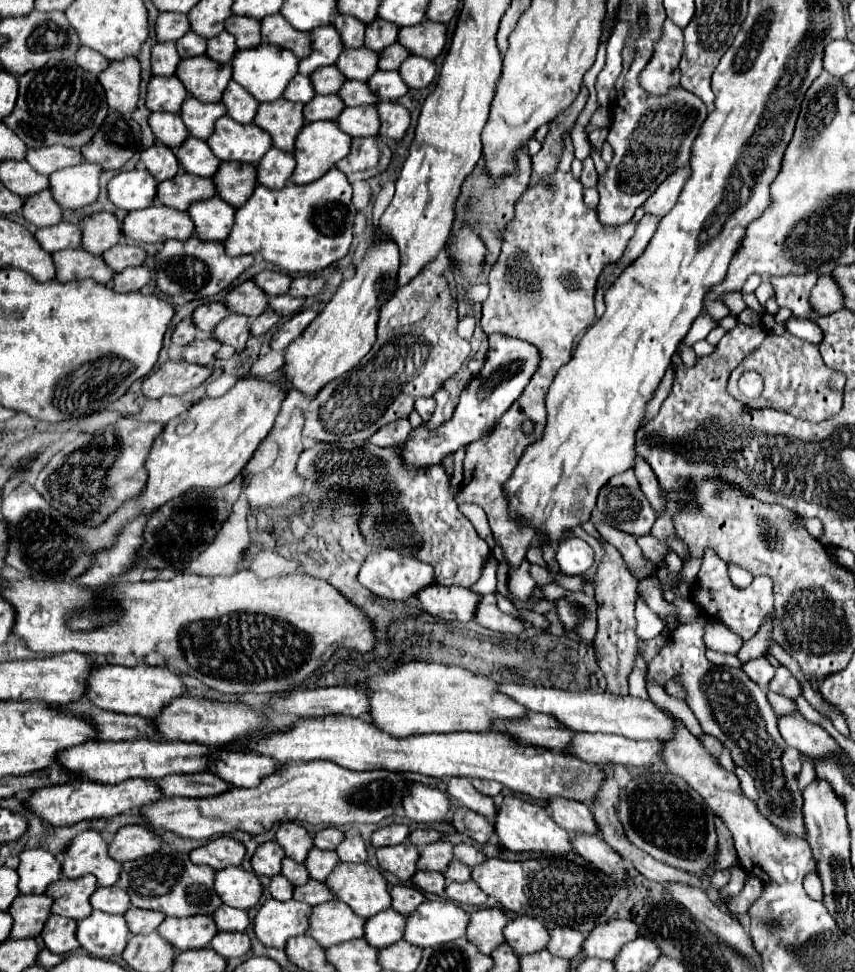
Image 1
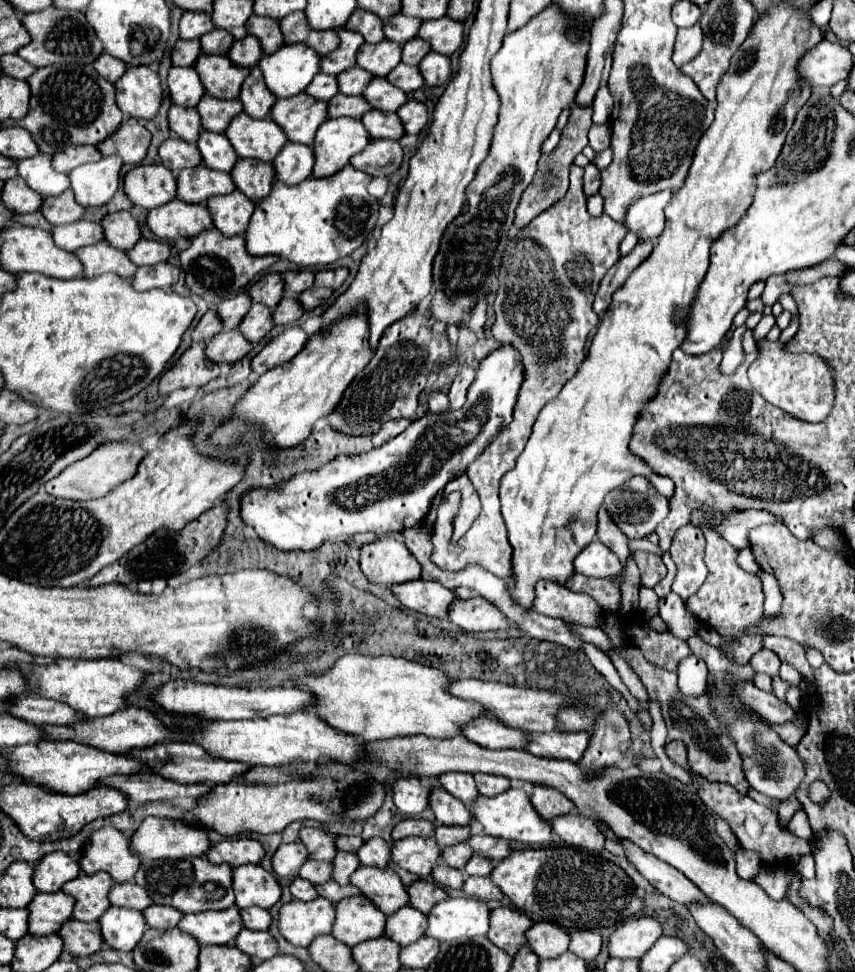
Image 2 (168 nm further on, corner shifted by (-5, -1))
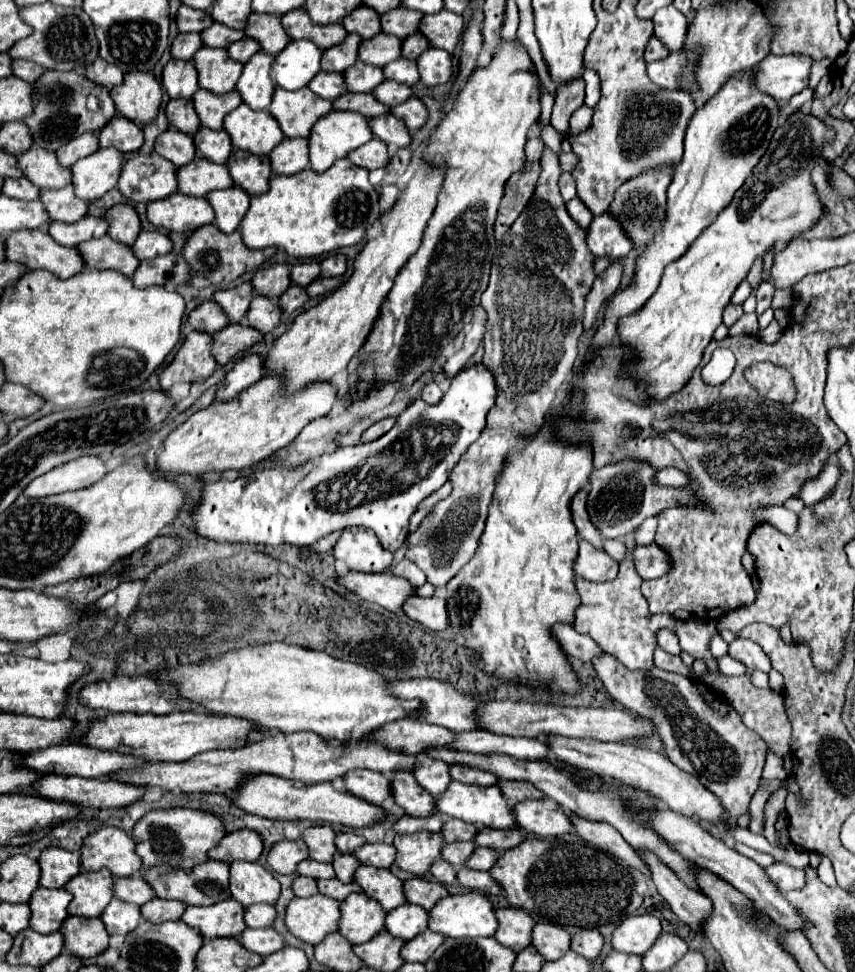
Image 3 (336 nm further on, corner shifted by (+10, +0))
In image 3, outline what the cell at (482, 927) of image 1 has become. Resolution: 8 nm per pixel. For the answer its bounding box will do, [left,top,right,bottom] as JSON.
[494,909,534,951]

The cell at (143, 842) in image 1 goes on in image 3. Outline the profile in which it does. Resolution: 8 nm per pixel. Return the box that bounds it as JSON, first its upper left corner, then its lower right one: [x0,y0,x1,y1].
[132,809,224,869]

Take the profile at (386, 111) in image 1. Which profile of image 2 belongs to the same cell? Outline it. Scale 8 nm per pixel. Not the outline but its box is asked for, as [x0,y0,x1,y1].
[397,98,429,134]

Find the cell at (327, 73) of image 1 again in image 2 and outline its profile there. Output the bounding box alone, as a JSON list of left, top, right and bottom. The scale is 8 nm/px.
[337,66,375,94]

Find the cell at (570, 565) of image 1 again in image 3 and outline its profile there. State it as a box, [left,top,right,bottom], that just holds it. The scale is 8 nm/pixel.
[574,541,618,581]

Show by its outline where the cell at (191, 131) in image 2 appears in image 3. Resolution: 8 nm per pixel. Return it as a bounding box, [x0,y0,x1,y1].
[166,99,200,135]

